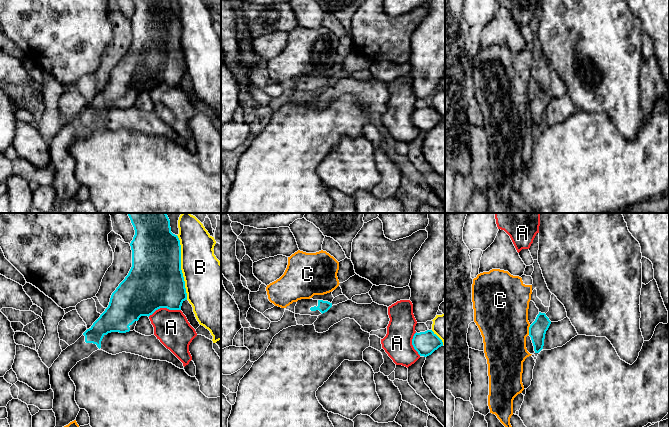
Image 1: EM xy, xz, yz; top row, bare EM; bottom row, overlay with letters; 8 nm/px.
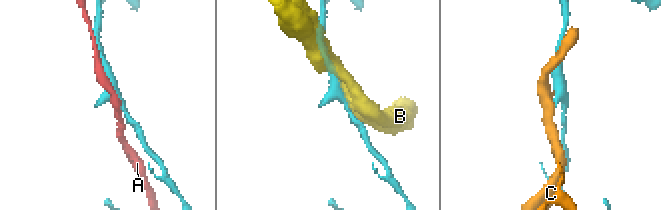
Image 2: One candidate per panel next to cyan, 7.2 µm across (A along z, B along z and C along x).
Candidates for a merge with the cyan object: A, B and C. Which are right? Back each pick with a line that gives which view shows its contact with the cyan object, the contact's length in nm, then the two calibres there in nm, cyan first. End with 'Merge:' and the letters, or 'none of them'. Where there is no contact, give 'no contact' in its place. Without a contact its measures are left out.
Merge: none of them

